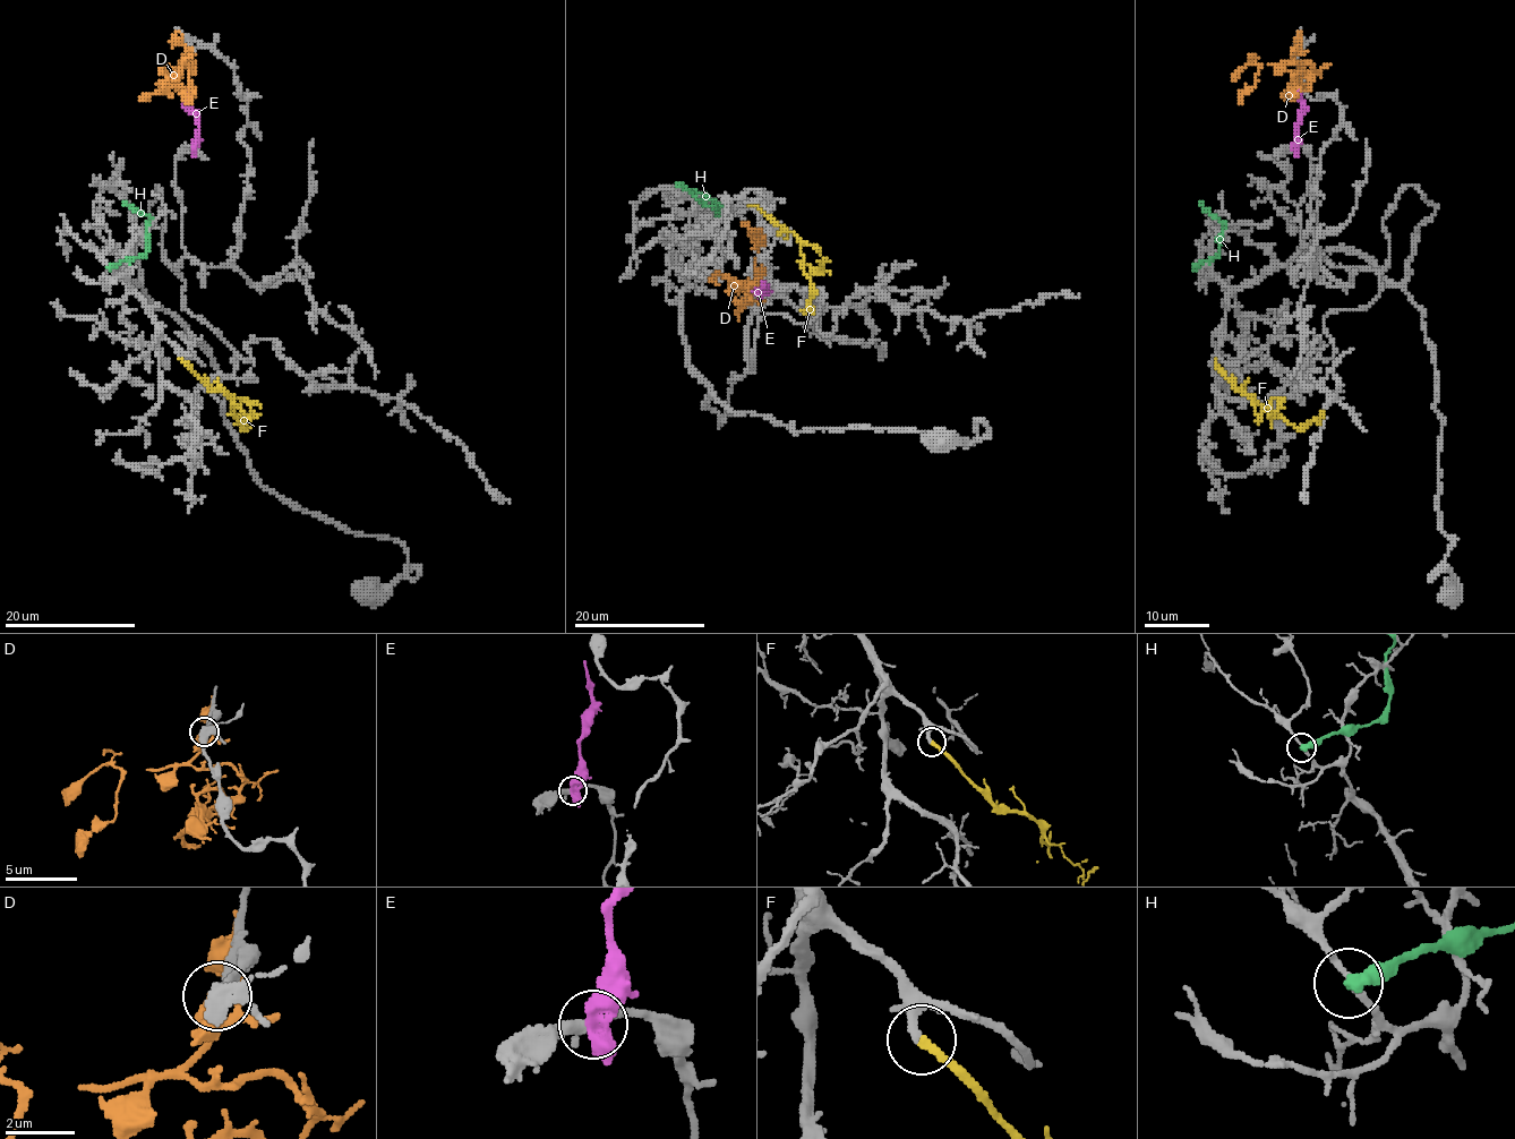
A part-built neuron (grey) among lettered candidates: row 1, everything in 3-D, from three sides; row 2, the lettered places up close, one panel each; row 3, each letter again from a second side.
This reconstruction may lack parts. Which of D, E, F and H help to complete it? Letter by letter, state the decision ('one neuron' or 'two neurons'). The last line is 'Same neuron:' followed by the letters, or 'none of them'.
D: two neurons
E: two neurons
F: one neuron
H: two neurons
Same neuron: F

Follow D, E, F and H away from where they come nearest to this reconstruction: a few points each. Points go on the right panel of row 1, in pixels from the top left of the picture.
D: (1295, 46), (1290, 61), (1307, 61), (1315, 69), (1310, 76), (1293, 76), (1285, 93), (1293, 100)
E: (1293, 146), (1301, 104), (1299, 87)
F: (1215, 359), (1226, 379), (1295, 427), (1323, 419), (1319, 410)
H: (1197, 267), (1201, 262), (1209, 262), (1218, 248), (1223, 223), (1200, 203)

